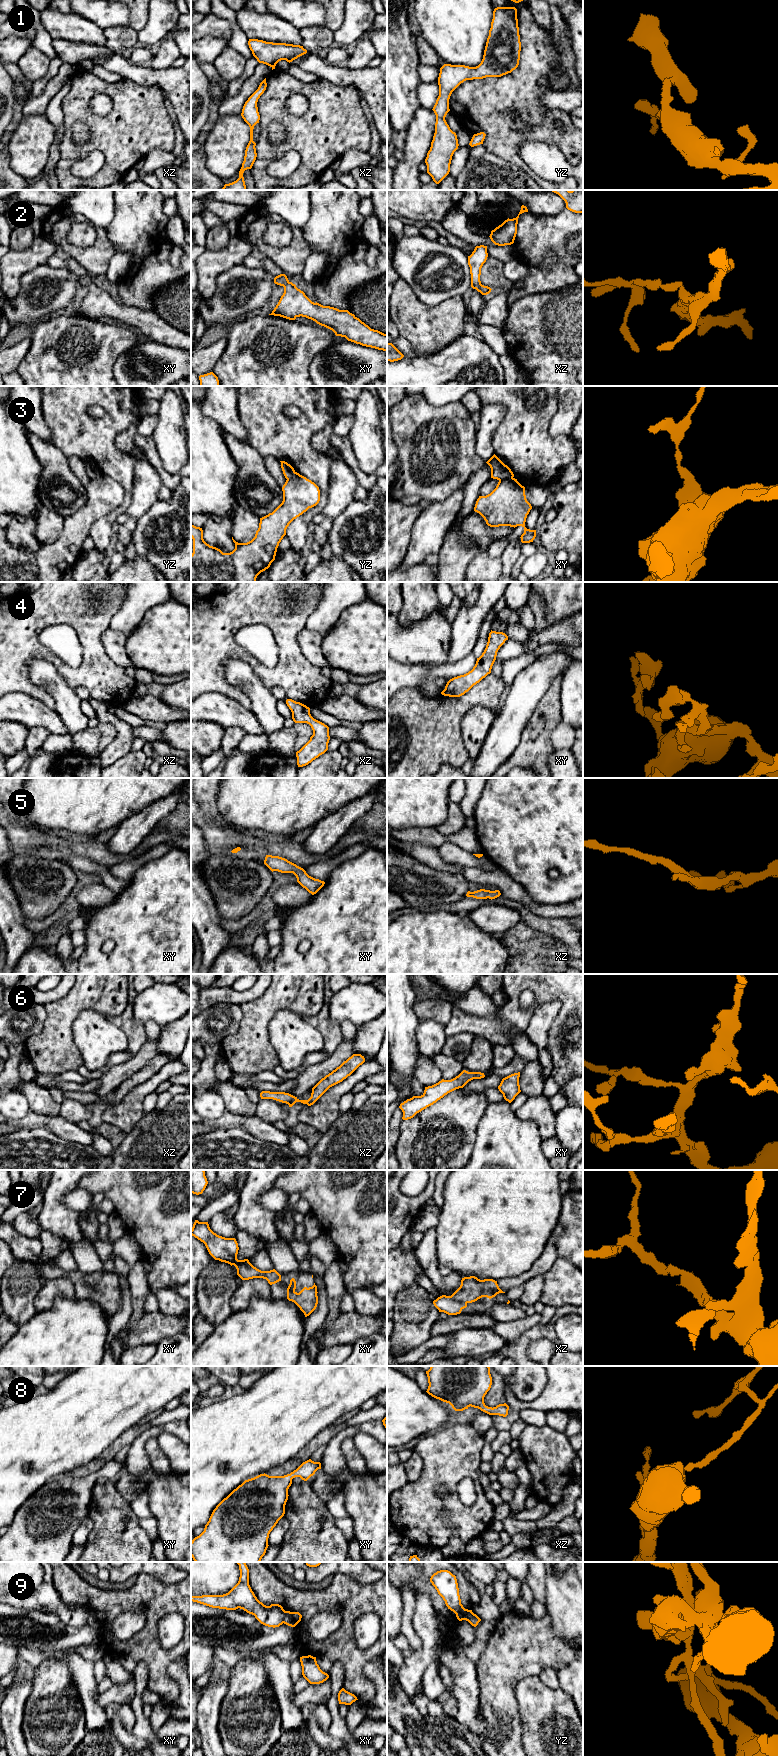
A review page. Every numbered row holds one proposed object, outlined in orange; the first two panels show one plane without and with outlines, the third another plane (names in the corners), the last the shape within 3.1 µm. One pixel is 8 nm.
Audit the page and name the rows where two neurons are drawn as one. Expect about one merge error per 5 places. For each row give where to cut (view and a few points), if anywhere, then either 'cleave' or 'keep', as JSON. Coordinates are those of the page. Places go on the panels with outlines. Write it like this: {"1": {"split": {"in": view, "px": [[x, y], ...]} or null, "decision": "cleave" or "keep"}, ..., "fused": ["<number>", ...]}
{"1": {"split": null, "decision": "keep"}, "2": {"split": null, "decision": "keep"}, "3": {"split": {"in": "xy", "px": [[512, 477], [499, 480]]}, "decision": "cleave"}, "4": {"split": null, "decision": "keep"}, "5": {"split": null, "decision": "keep"}, "6": {"split": null, "decision": "keep"}, "7": {"split": null, "decision": "keep"}, "8": {"split": null, "decision": "keep"}, "9": {"split": {"in": "xy", "px": [[286, 1611], [282, 1622]]}, "decision": "cleave"}, "fused": ["3", "9"]}

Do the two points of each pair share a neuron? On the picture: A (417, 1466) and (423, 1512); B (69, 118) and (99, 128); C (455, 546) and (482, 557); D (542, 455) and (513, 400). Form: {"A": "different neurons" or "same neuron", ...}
{"A": "different neurons", "B": "same neuron", "C": "different neurons", "D": "same neuron"}

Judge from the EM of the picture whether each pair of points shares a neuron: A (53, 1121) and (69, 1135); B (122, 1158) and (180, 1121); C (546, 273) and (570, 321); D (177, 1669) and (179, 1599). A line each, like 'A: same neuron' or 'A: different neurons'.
A: same neuron
B: same neuron
C: different neurons
D: different neurons

